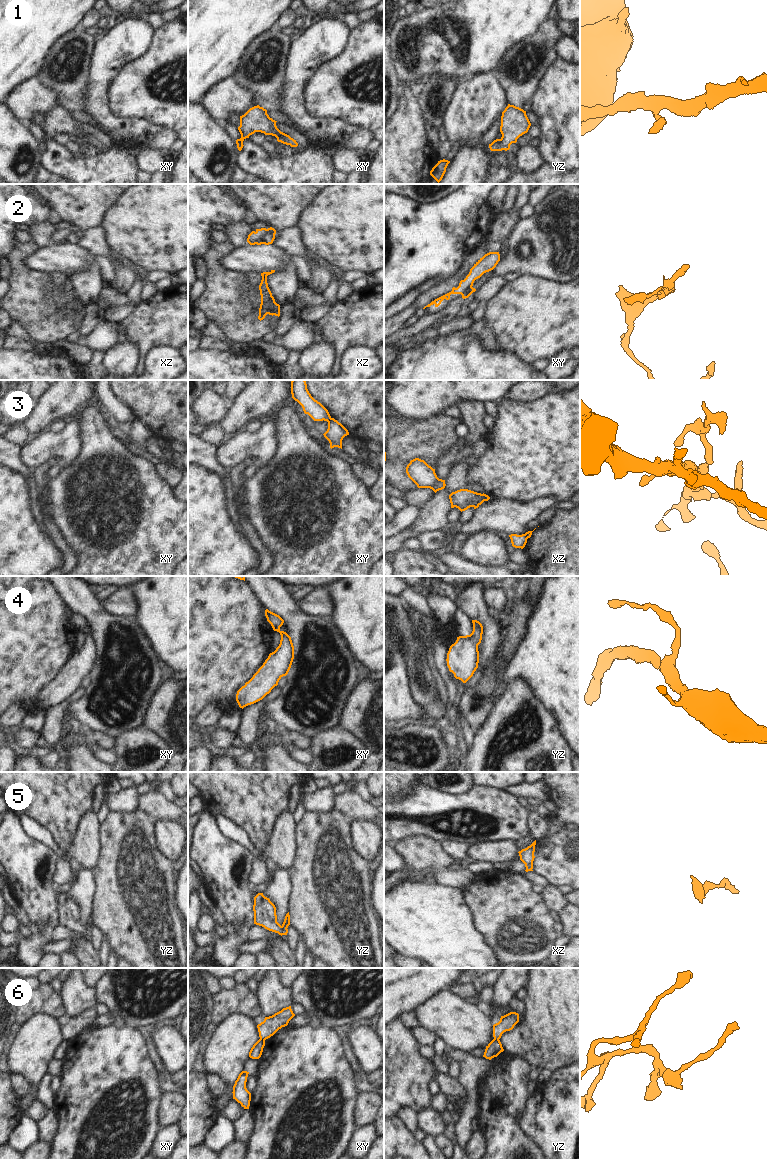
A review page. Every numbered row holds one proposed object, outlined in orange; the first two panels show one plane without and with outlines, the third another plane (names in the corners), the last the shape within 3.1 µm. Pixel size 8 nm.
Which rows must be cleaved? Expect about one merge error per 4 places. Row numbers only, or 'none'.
3, 6

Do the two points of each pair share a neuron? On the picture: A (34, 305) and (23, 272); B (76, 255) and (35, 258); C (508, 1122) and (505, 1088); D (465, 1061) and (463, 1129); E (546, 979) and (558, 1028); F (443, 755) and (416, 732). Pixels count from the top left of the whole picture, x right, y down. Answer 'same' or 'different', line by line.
A: same
B: same
C: same
D: same
E: same
F: same

